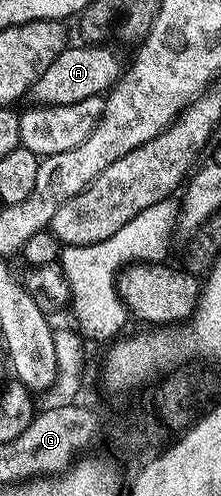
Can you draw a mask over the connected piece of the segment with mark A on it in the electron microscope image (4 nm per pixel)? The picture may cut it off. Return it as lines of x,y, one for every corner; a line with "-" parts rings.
80,43
74,47
67,47
39,75
39,79
33,84
31,90
32,100
44,105
70,105
79,103
83,99
101,97
108,94
109,90
120,81
123,74
123,65
117,58
117,53
113,49
108,49
105,43

